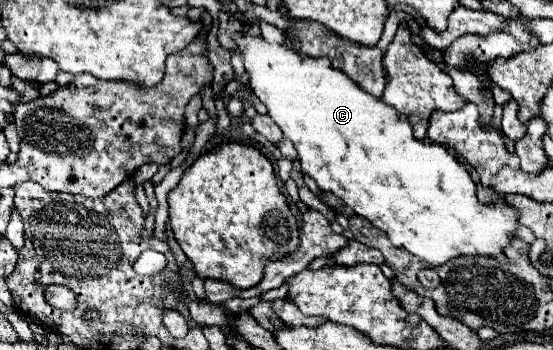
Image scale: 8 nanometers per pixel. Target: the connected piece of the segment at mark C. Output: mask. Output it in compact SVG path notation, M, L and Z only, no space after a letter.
M244 32L232 34L236 52L242 56L250 90L266 106L268 116L280 126L284 138L292 140L298 150L302 172L314 178L318 188L334 194L358 216L368 218L384 230L394 246L406 248L410 254L440 266L454 256L498 256L510 244L518 224L518 212L504 202L482 204L476 198L476 184L464 164L444 146L416 140L406 116L394 112L382 98L370 96L360 84L350 80L346 72L332 68L328 58L312 58L302 52L292 52L290 46L266 42L262 36Z

